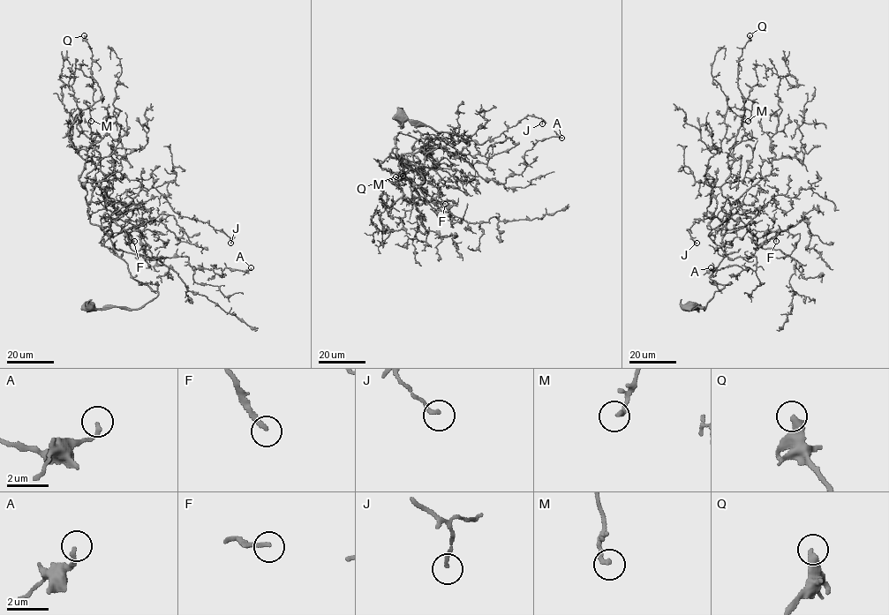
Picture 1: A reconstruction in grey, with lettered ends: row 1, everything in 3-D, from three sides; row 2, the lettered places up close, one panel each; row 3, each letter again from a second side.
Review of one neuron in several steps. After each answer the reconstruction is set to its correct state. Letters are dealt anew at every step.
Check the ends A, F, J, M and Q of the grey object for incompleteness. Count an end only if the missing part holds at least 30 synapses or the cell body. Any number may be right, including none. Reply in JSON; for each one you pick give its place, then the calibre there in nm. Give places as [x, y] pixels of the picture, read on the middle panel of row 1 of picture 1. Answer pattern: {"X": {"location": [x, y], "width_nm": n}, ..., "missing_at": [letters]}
{"F": {"location": [445, 204], "width_nm": 200}, "Q": {"location": [395, 176], "width_nm": 400}, "missing_at": ["F", "Q"]}

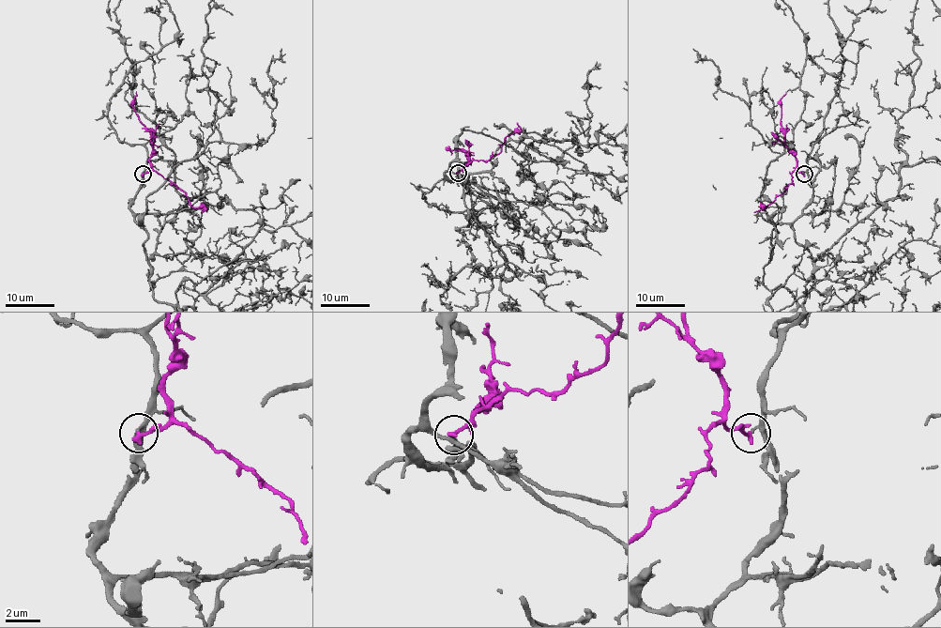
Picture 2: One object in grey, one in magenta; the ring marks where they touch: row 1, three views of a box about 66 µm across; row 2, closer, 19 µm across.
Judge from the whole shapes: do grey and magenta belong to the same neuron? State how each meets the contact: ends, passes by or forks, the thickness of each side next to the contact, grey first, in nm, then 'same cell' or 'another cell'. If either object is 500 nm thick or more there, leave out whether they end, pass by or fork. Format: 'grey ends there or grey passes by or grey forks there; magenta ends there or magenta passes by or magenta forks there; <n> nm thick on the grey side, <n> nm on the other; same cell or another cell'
grey passes by; magenta ends there; 170 nm thick on the grey side, 280 nm on the other; another cell

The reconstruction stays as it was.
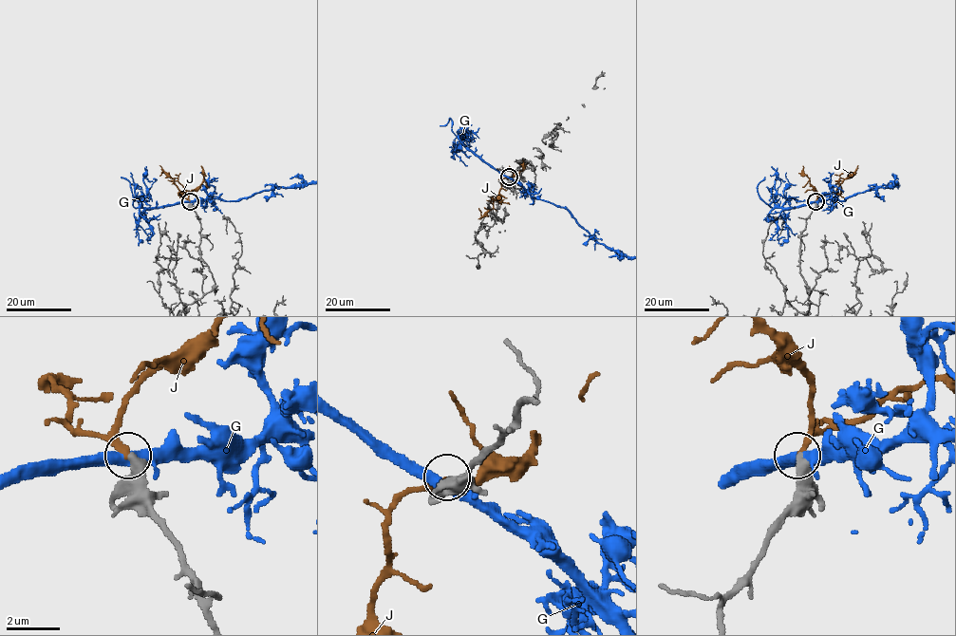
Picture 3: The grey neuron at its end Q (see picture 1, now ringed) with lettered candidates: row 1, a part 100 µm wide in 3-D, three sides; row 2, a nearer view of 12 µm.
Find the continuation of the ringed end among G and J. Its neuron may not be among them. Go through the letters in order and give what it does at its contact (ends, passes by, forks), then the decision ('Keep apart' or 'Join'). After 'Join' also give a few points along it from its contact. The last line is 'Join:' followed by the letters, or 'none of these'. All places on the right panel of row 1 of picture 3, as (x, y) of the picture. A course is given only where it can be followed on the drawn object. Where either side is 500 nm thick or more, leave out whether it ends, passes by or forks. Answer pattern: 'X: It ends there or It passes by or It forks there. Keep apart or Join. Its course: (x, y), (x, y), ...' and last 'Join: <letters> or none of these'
G: Keep apart
J: It ends there. Join. Its course: (815, 201), (834, 192), (854, 172), (847, 176)
Join: J

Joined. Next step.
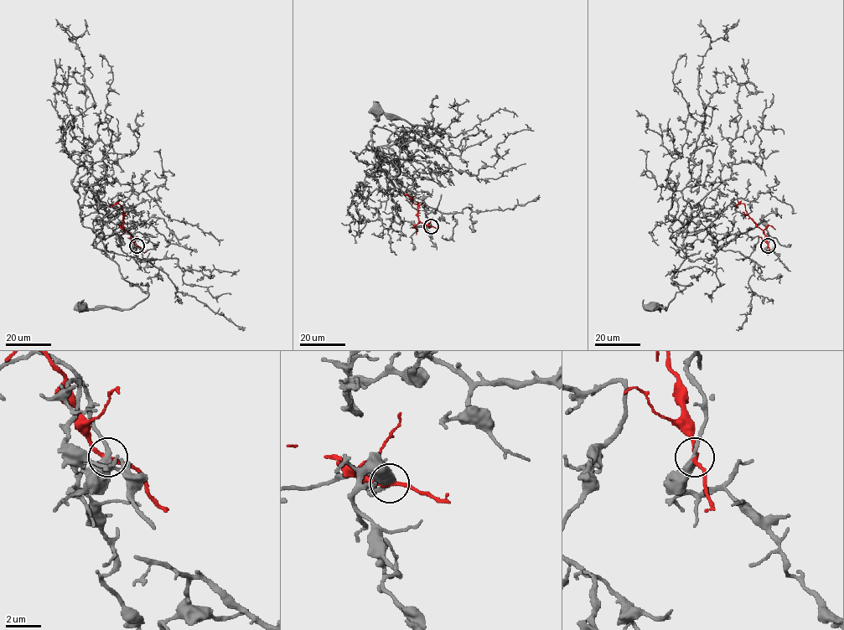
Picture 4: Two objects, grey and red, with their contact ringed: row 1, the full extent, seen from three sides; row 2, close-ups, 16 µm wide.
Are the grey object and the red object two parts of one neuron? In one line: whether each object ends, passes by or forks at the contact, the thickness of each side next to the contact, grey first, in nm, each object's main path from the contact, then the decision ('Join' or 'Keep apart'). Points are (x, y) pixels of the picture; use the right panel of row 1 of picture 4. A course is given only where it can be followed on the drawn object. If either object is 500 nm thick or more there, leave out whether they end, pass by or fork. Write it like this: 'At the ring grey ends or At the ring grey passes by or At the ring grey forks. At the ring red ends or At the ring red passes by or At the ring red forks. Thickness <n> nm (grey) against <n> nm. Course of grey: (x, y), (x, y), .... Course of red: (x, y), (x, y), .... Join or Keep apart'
At the ring grey passes by. At the ring red passes by. Thickness 400 nm (grey) against 220 nm. Course of grey: (768, 245), (761, 221), (718, 246), (704, 229), (688, 232), (671, 279), (685, 286), (666, 309), (650, 308). Course of red: (768, 245), (764, 231), (747, 214), (745, 205), (738, 203), (735, 207). Keep apart

